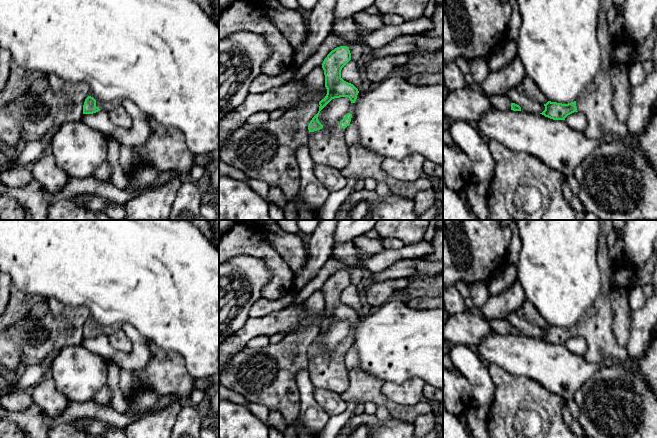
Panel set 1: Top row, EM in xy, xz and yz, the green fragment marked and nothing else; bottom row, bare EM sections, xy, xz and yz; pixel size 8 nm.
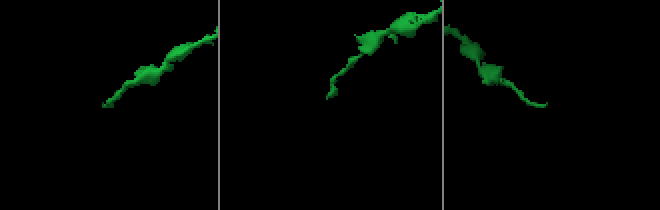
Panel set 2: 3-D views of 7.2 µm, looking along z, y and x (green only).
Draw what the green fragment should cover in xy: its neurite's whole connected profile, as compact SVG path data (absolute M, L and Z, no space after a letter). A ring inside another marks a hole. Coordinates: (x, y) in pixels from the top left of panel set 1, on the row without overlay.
M91 317L90 319L85 323L84 329L83 329L83 338L93 338L100 334L108 335L112 332L115 332L121 328L120 325L113 325L113 326L101 326L97 323L95 323Z

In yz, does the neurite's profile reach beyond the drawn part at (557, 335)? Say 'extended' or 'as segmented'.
extended

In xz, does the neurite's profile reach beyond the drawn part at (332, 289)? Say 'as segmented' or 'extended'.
extended

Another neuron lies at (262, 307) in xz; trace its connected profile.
M290 292L282 298L269 300L261 298L249 310L249 318L264 317L288 307L295 299L297 293Z

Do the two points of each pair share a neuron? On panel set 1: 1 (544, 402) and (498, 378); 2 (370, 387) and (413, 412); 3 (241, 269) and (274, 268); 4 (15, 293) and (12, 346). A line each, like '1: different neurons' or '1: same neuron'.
1: same neuron
2: same neuron
3: different neurons
4: different neurons

